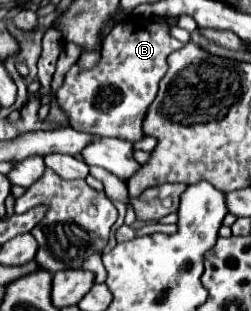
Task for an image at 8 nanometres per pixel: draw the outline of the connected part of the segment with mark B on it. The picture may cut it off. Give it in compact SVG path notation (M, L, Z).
M129 16L127 22L115 26L103 42L103 58L99 66L93 70L73 66L55 94L71 128L97 136L139 142L145 136L143 120L157 96L159 82L167 72L167 56L181 46L183 42L169 36L165 24L157 24L151 18Z

